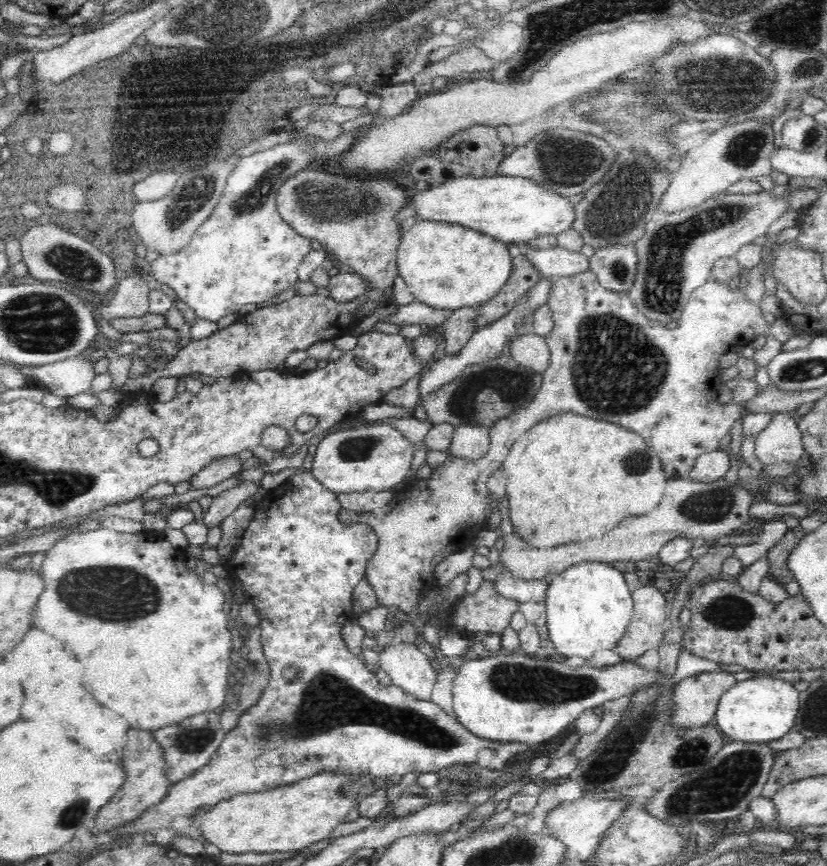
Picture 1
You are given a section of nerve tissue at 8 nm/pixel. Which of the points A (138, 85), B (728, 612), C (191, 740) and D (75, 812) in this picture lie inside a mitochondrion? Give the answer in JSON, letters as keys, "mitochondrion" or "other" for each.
{"A":"mitochondrion","B":"mitochondrion","C":"mitochondrion","D":"mitochondrion"}

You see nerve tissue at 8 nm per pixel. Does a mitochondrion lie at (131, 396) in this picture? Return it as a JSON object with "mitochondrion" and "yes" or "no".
{"mitochondrion":"no"}

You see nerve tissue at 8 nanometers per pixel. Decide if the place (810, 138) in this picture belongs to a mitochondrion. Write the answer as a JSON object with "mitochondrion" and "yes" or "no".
{"mitochondrion":"yes"}

